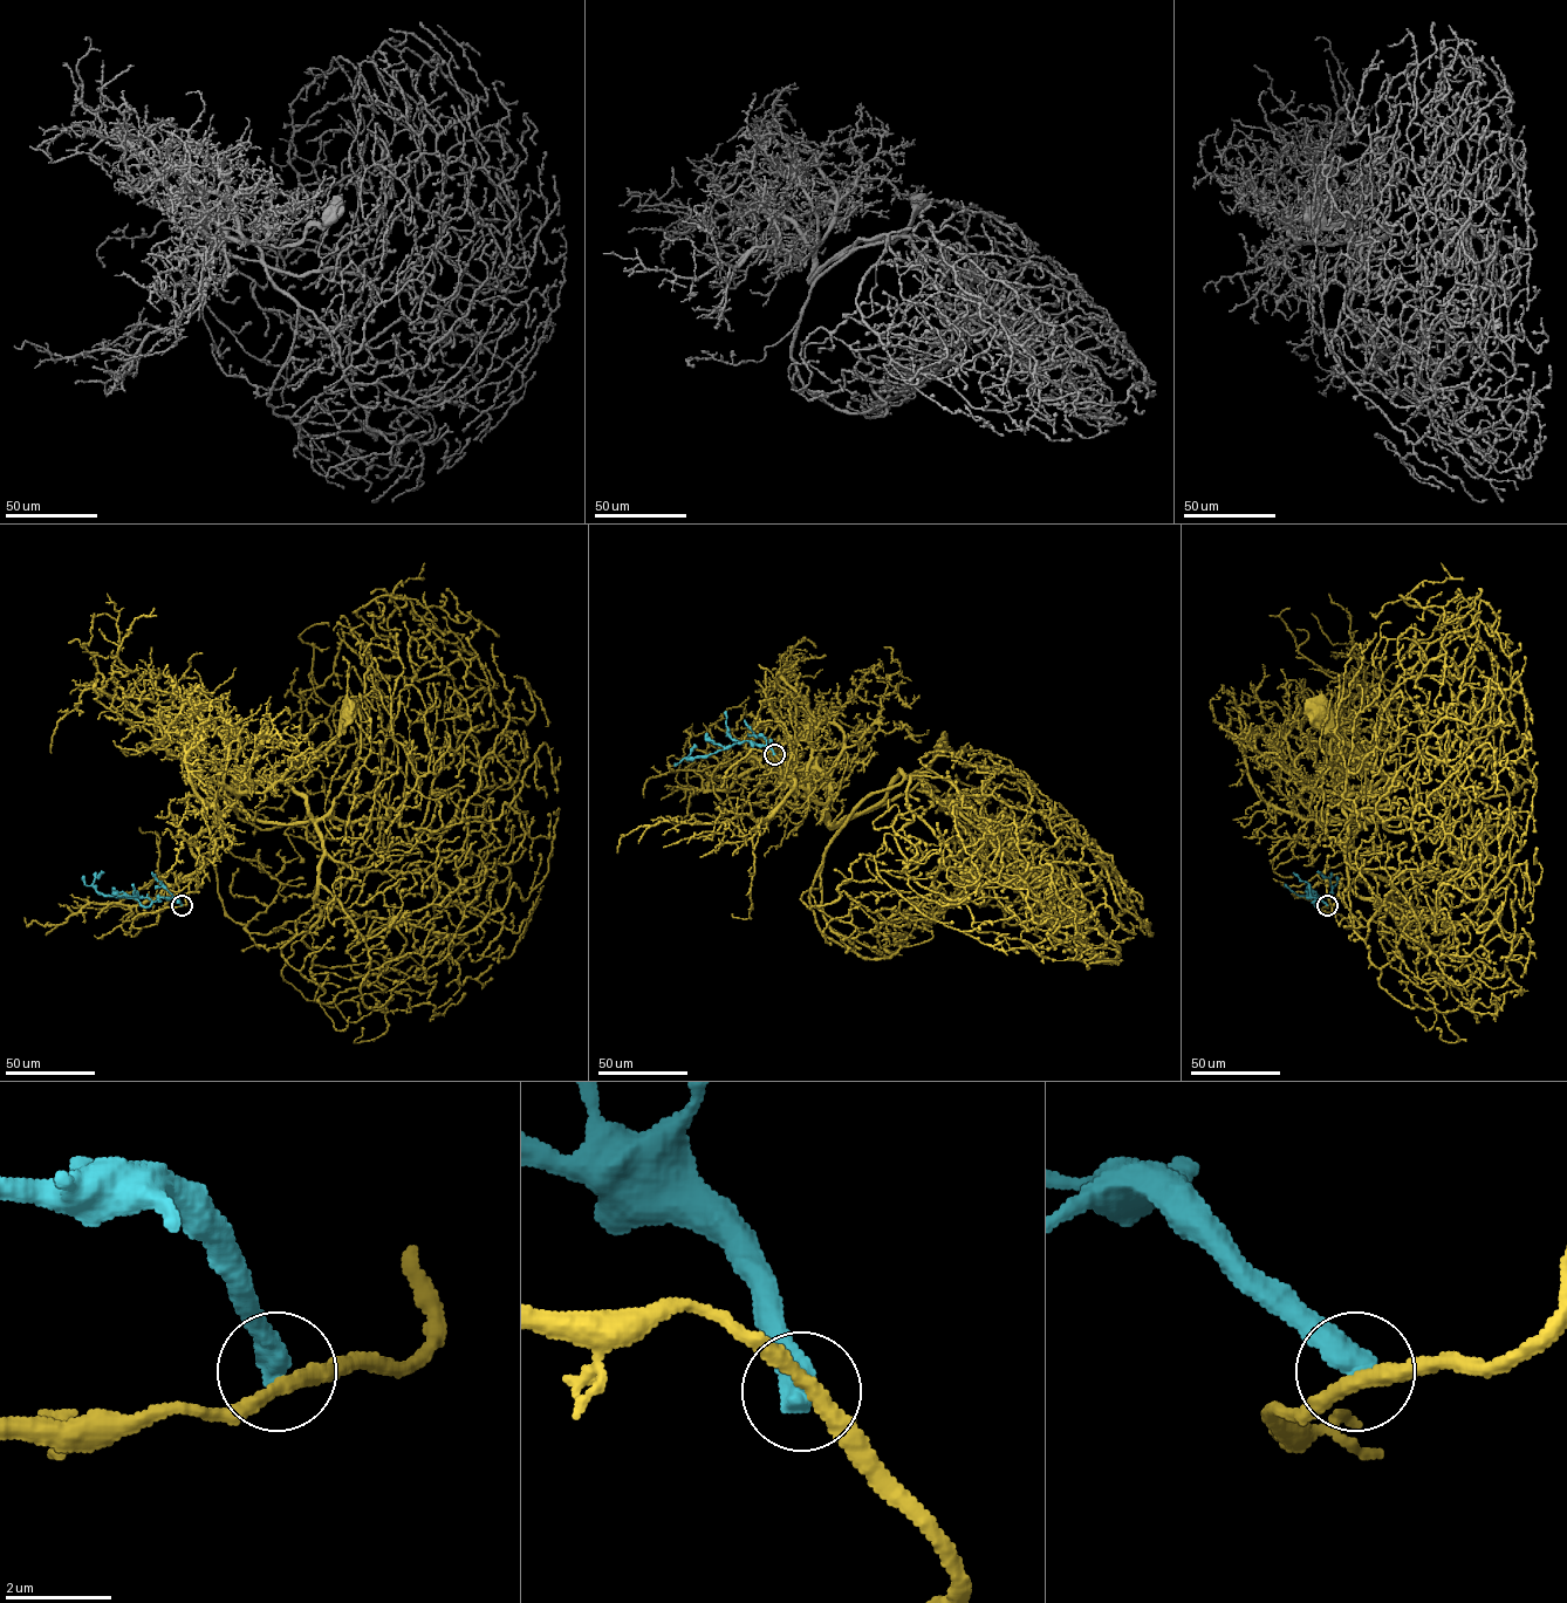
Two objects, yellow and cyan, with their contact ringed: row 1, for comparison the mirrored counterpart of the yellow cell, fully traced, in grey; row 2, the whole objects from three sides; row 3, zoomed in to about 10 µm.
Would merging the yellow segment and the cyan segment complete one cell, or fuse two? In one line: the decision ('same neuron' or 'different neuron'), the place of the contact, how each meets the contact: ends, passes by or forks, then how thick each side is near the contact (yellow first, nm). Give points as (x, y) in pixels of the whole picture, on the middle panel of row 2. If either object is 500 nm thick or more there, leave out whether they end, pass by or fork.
different neuron | (774, 754) | 300/550 nm

